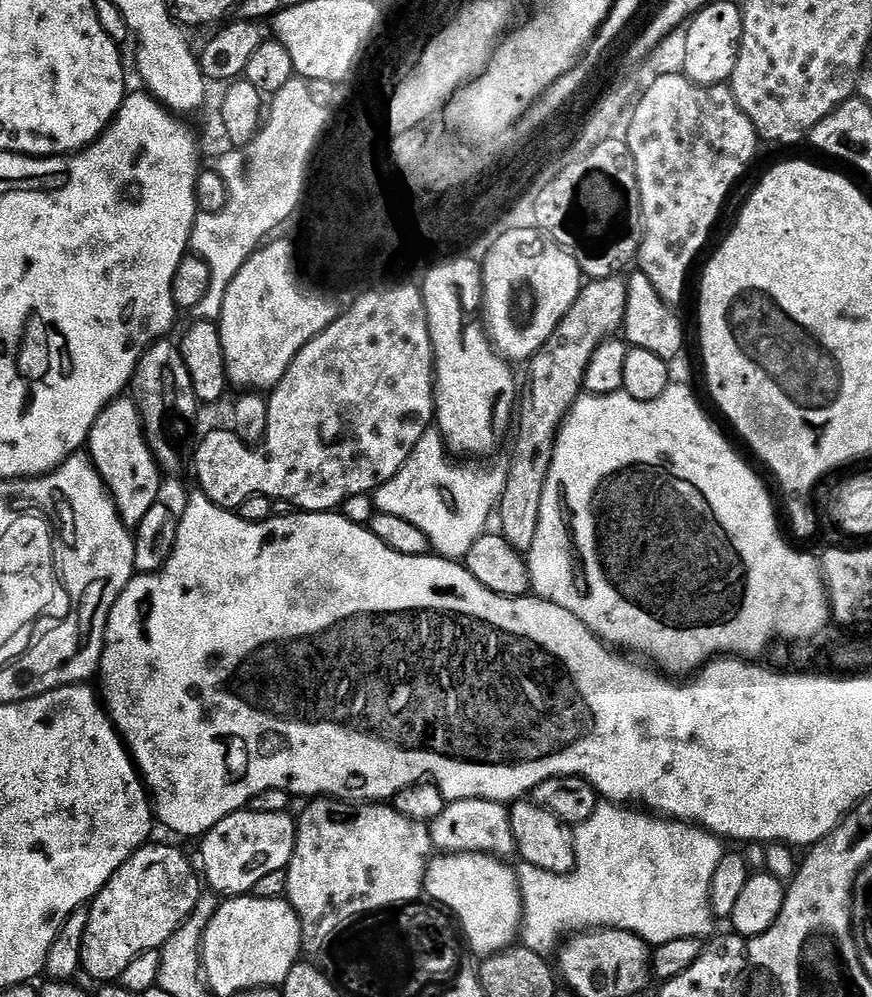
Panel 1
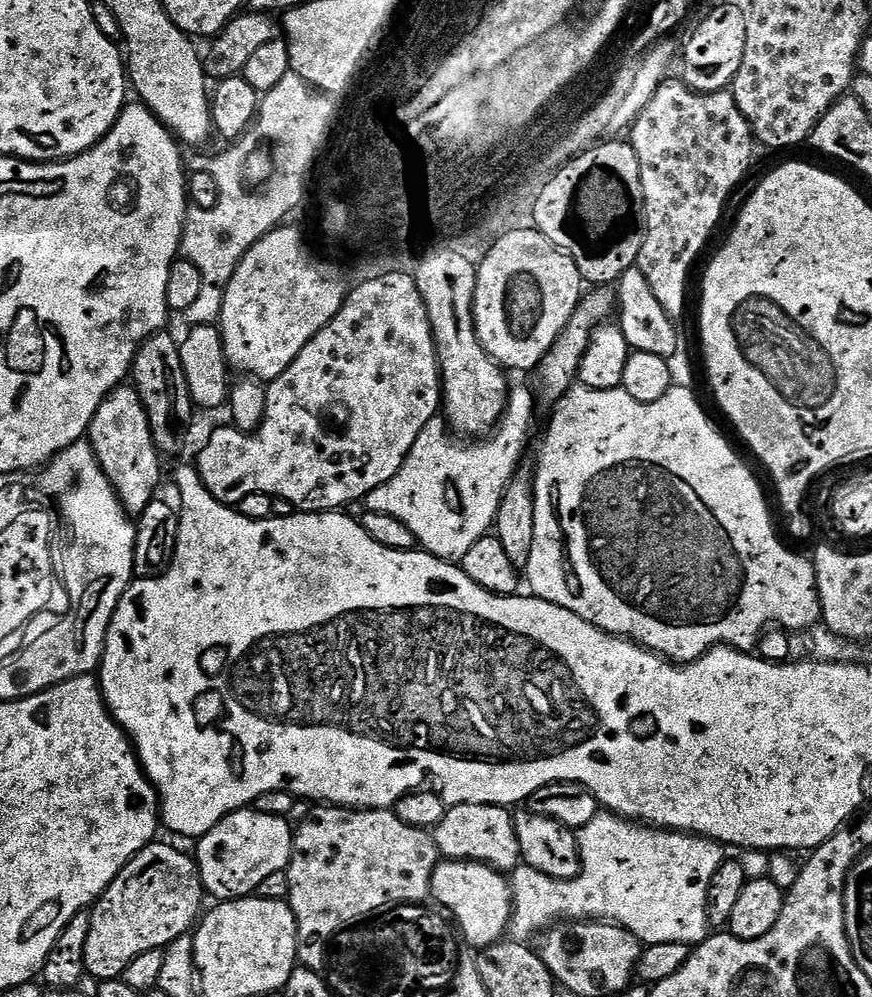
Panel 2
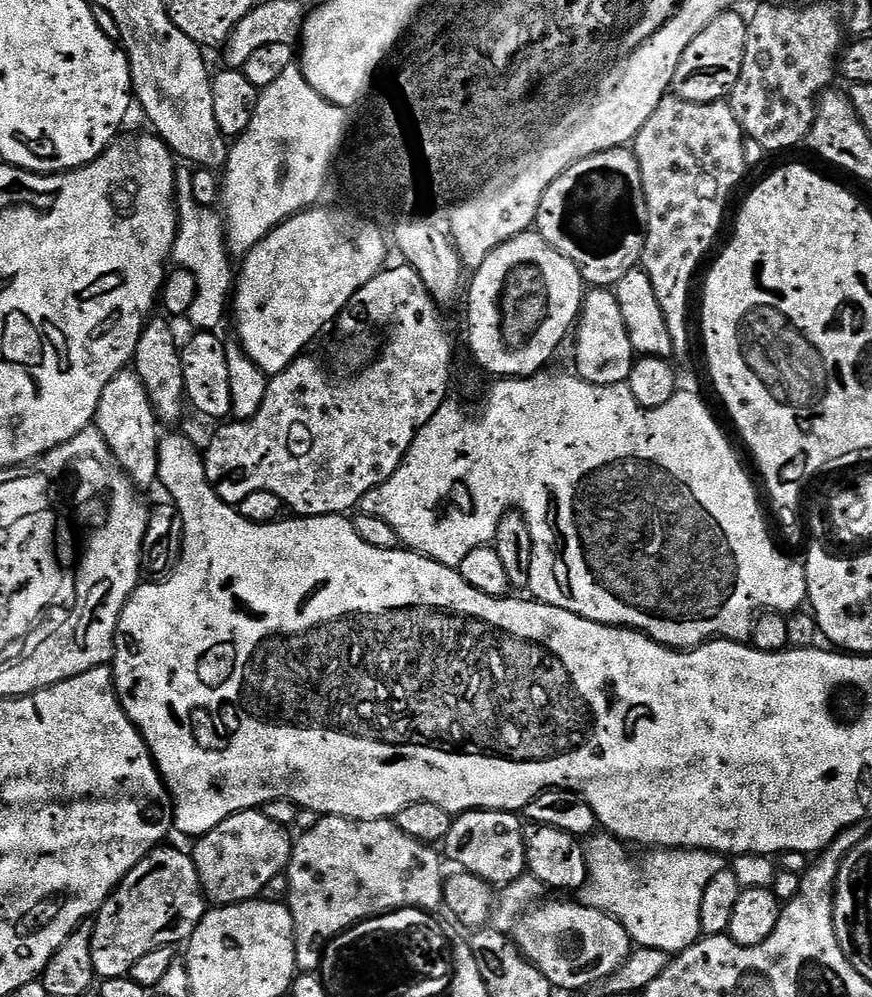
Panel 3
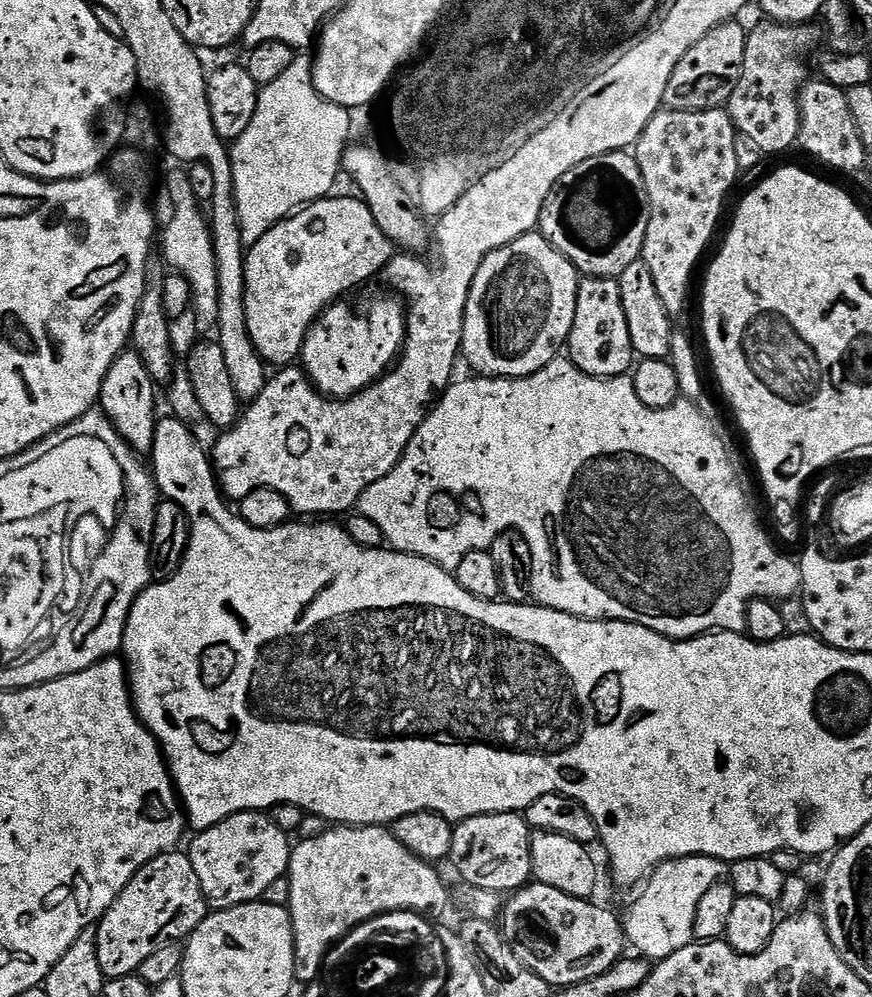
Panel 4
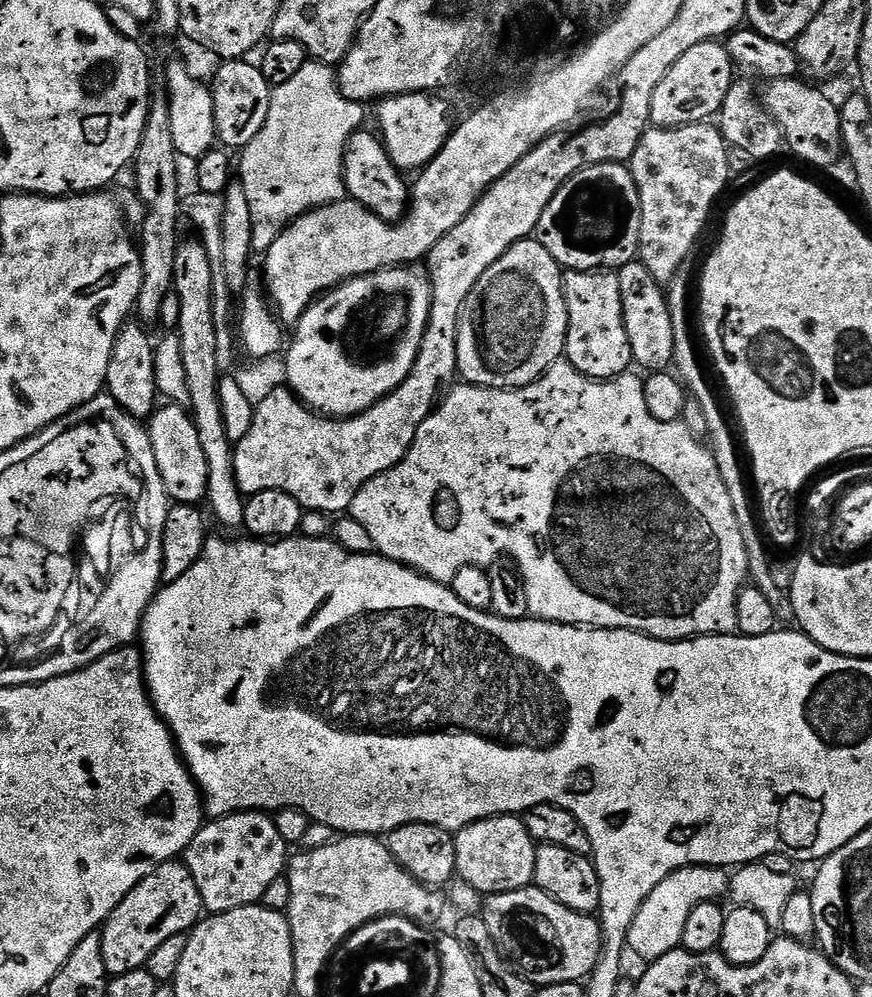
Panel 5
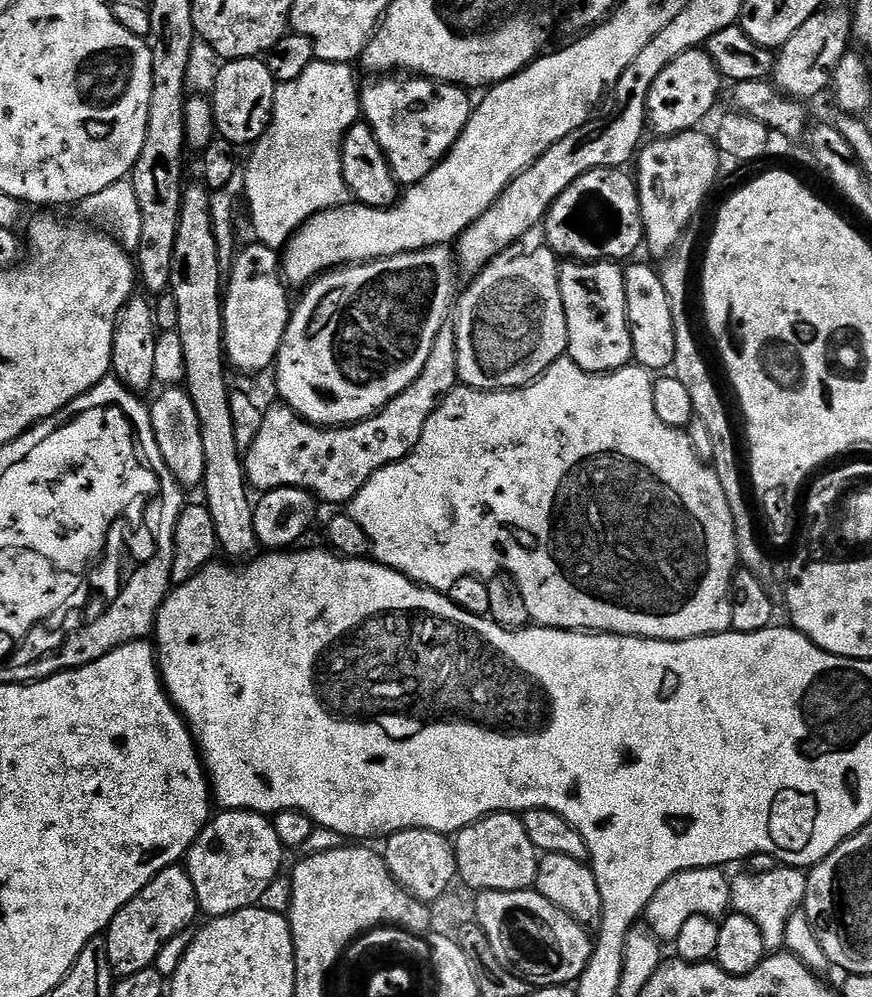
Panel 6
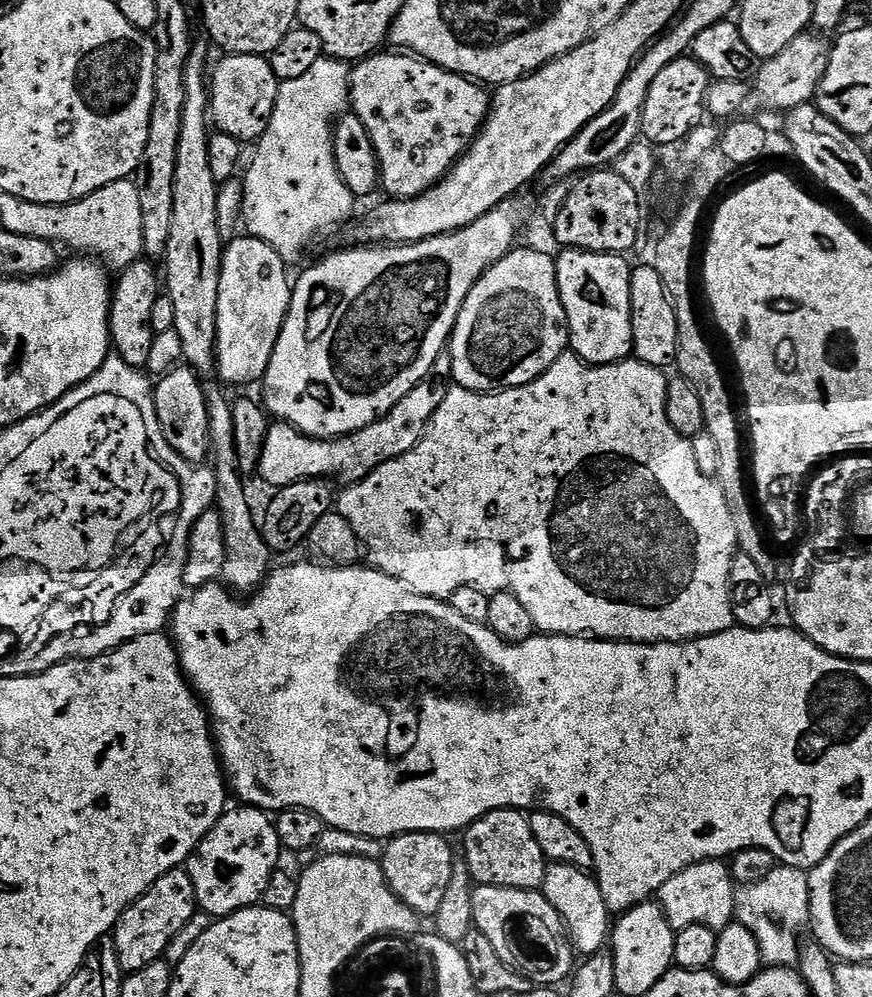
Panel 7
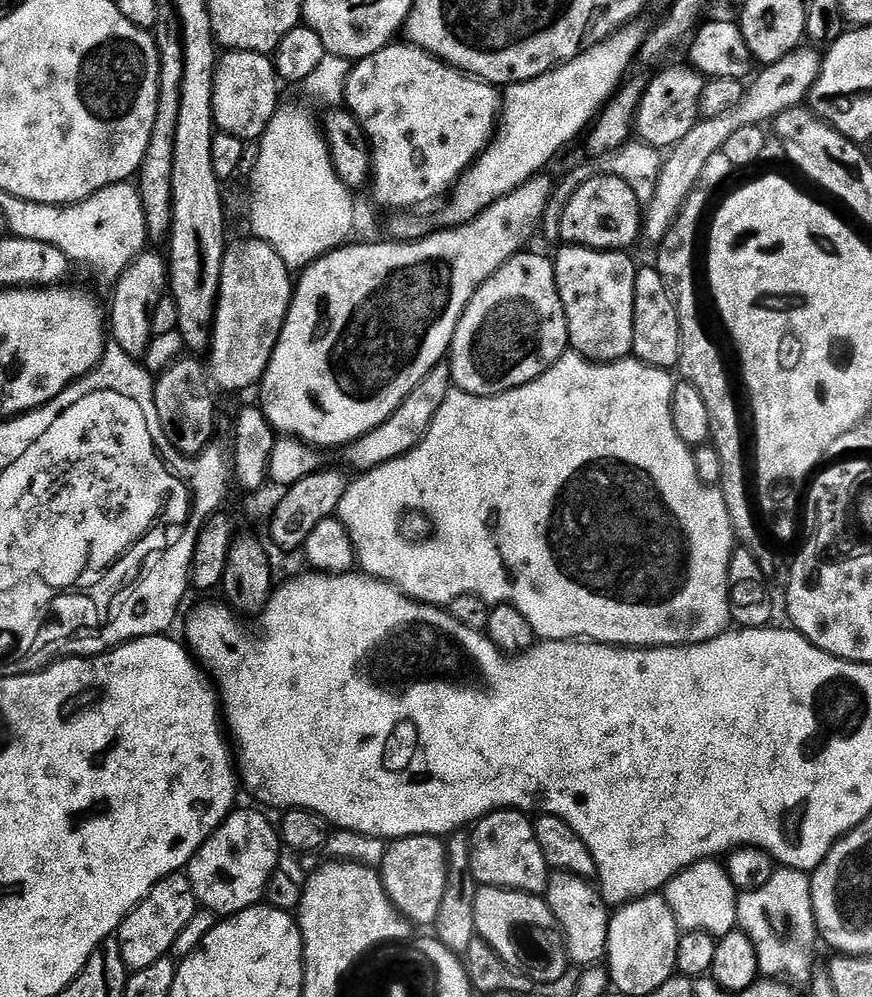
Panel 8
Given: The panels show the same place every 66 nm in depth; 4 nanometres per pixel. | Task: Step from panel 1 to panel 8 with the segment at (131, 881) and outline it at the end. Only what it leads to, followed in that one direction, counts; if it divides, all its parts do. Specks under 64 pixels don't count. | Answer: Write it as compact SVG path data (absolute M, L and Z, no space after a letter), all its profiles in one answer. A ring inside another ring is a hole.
M187 875L167 876L156 883L148 897L120 923L114 936L120 944L122 962L126 962L129 973L143 970L145 966L158 962L158 958L169 955L178 934L182 934L182 926L194 918L196 911L198 901Z

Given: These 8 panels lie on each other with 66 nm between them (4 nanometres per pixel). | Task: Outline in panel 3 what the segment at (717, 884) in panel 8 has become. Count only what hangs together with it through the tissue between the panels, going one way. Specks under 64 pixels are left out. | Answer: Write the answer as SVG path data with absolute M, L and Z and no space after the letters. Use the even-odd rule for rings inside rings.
M596 834L587 841L588 880L584 887L579 889L579 903L614 917L626 930L633 945L662 950L669 954L685 952L701 939L702 894L706 894L706 885L710 878L714 878L714 874L726 867L725 857L718 852L704 852L700 848L658 848L645 851L644 860L639 860L636 856L628 856L627 851L629 852L629 849L615 836Z

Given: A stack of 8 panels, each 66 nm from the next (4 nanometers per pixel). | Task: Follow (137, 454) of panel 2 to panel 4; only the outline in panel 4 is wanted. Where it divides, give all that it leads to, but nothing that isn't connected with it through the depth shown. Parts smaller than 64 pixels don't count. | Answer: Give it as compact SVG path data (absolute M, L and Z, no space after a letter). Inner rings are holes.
M135 350L121 352L102 382L99 407L119 430L120 436L132 447L132 451L137 454L148 454L152 451L158 423L156 391L158 391L156 381L152 379L150 370L146 368L143 357Z

